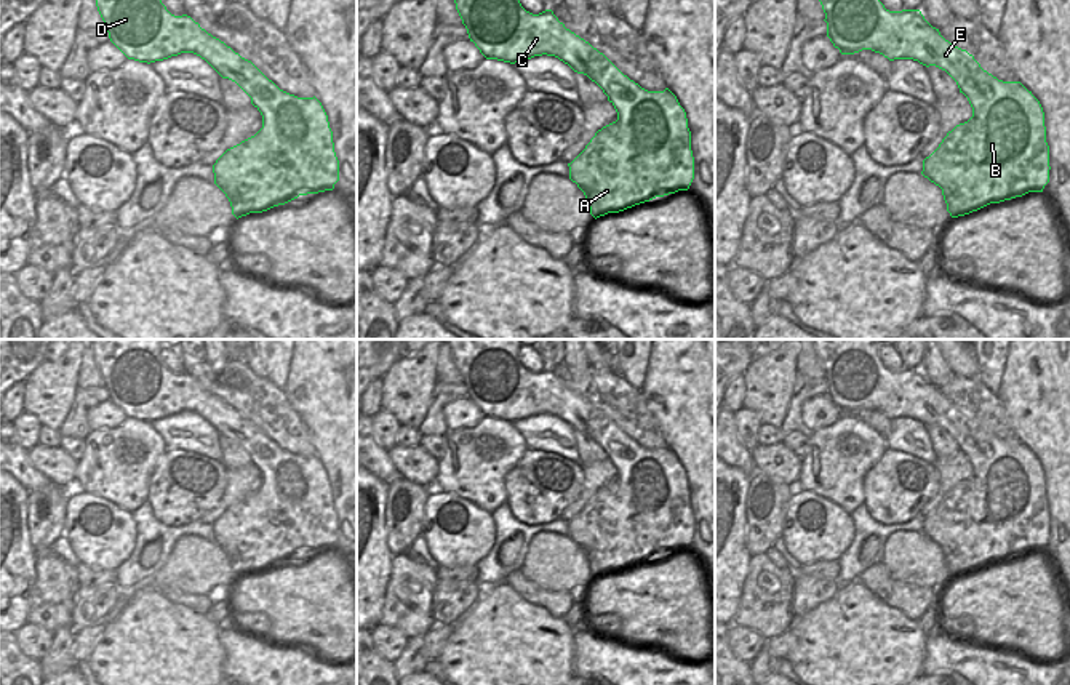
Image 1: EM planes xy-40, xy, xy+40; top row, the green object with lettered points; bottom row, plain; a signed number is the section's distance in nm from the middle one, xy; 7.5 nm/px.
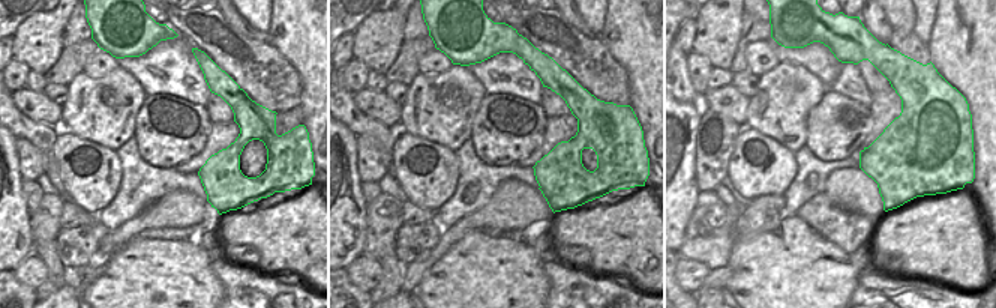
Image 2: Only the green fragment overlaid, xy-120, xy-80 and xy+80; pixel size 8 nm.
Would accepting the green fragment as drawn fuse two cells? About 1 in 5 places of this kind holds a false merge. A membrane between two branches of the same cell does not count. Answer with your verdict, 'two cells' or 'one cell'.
one cell

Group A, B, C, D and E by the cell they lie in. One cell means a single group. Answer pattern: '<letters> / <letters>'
A B C D E

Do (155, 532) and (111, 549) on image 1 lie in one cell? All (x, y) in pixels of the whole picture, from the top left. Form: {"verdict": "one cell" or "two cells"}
{"verdict": "two cells"}

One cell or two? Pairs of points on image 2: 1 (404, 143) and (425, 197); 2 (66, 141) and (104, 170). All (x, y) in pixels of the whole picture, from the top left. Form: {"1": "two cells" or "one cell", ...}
{"1": "one cell", "2": "one cell"}

